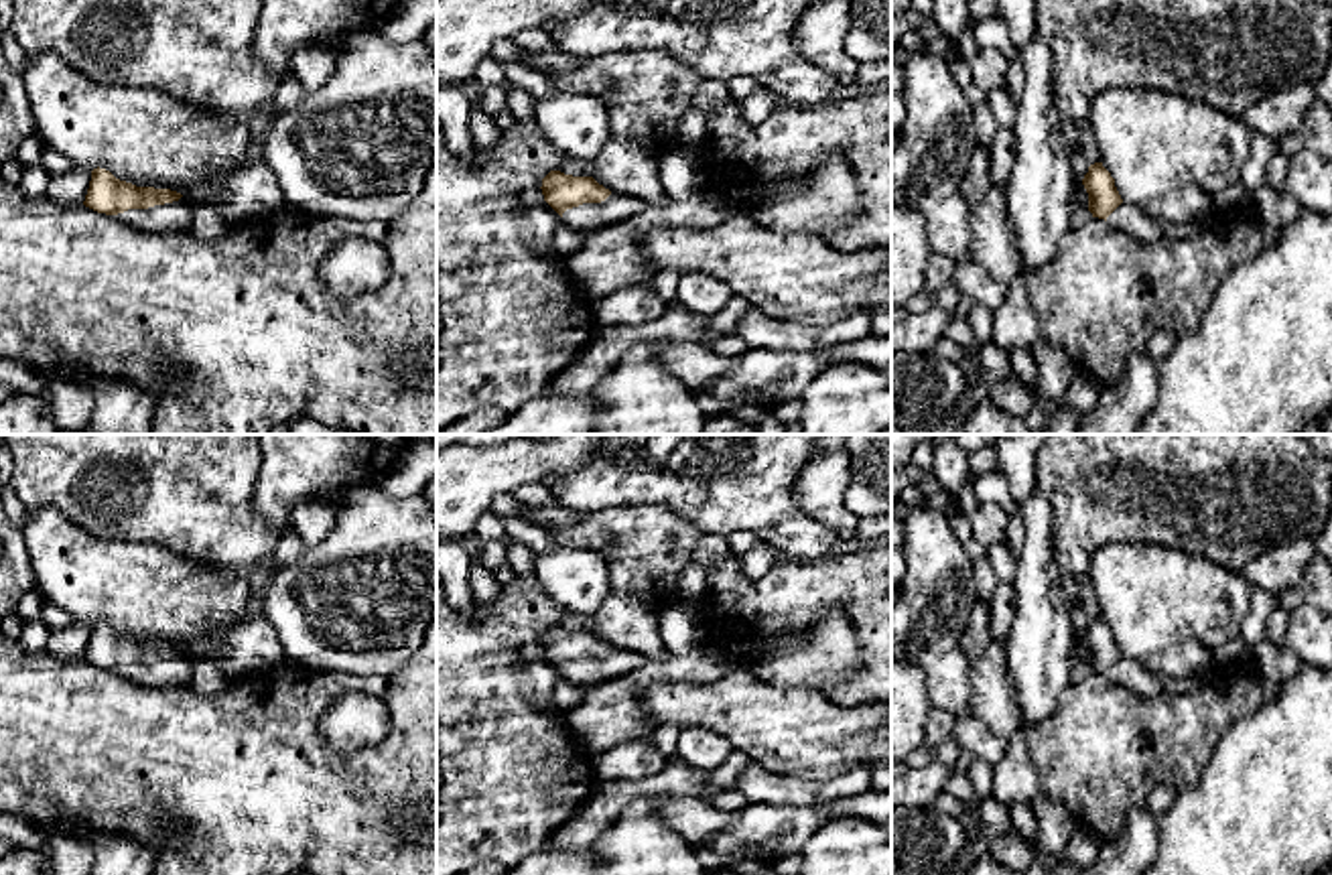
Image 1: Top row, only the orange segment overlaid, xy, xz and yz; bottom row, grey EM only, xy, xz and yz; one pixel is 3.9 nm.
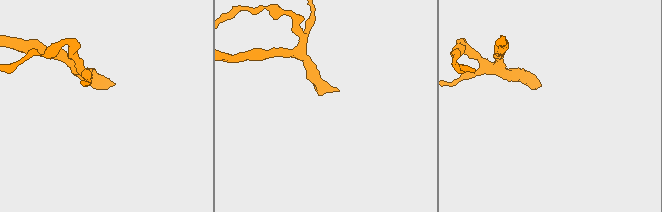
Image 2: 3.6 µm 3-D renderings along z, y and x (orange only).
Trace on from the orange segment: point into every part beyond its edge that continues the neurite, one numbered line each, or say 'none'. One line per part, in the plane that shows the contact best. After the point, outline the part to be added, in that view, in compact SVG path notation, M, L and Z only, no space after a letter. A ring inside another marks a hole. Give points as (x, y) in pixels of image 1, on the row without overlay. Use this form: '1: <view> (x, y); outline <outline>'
1: xy (175, 670); outline M185 652L148 664L128 664L116 672L136 684L152 688L191 686L191 662Z

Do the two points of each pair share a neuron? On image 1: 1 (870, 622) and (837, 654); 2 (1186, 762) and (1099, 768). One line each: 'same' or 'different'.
1: different
2: same

